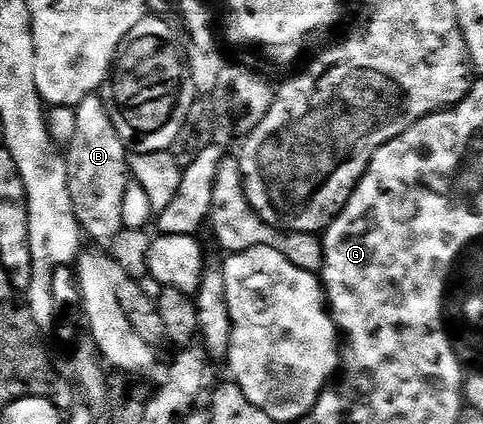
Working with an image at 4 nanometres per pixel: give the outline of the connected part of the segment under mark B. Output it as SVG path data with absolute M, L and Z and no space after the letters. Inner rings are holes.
M97 93L83 97L83 101L75 108L75 137L71 137L65 155L67 185L71 193L73 212L79 221L84 238L86 240L94 239L101 247L108 248L115 241L119 232L126 230L123 221L123 196L127 193L127 185L131 181L130 156L119 133L115 133L115 125L111 125L111 113L107 113L104 98Z

